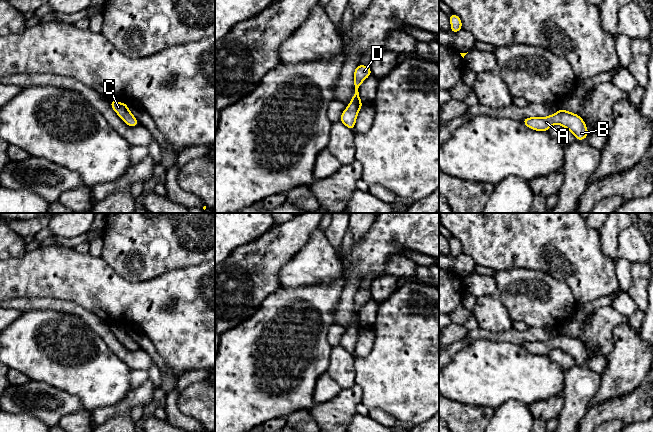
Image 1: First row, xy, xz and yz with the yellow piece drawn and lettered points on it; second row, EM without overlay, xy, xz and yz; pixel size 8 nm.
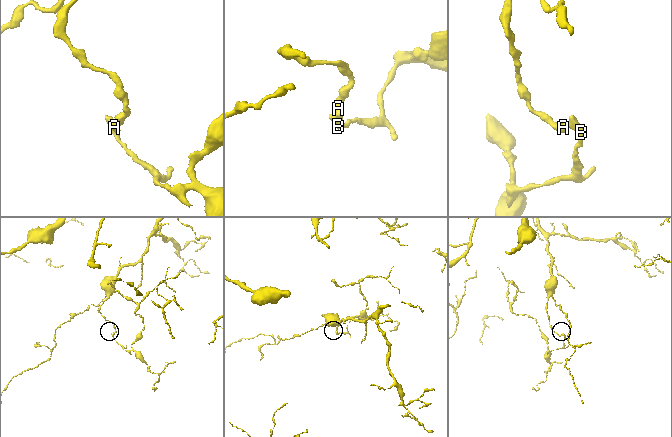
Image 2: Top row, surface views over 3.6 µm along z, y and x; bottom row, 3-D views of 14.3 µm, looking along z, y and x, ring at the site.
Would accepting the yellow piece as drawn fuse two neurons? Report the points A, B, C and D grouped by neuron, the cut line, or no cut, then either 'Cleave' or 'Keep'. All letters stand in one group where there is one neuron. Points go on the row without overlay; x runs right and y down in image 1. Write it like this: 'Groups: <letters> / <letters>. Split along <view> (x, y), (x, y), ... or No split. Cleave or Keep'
Groups: A B C D. No split. Keep

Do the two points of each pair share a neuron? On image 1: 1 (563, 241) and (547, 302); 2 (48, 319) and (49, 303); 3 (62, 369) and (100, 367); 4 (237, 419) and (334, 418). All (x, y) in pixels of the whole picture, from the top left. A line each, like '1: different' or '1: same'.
1: different
2: different
3: same
4: different

